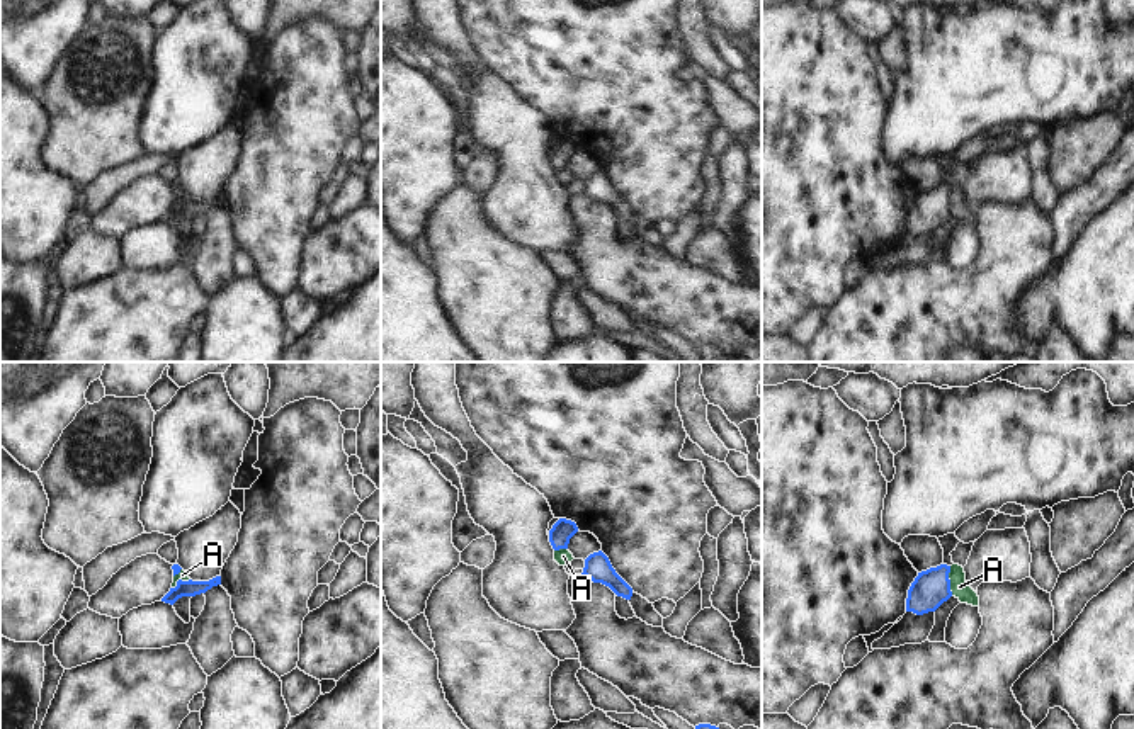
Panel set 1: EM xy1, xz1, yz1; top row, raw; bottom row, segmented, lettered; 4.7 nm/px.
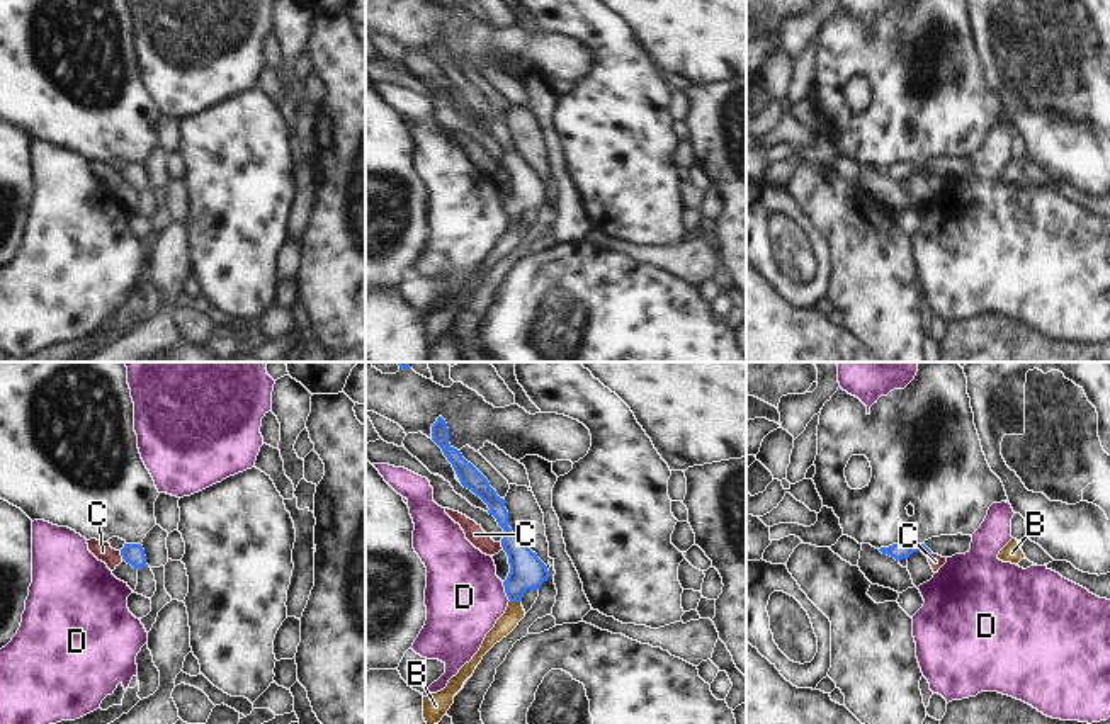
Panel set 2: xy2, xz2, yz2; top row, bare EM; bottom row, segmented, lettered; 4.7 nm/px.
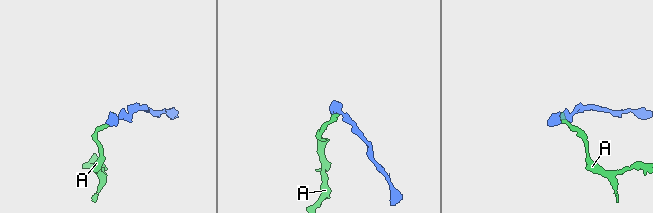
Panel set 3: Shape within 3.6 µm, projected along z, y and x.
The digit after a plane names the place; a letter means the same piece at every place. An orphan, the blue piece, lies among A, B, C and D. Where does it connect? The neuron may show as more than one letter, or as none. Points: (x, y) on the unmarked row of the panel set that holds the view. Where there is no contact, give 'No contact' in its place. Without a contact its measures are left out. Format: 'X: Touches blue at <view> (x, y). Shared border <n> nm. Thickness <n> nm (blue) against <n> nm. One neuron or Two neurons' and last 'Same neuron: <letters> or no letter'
A: Touches blue at yz1 (949, 201). Shared border 140 nm. Thickness 180 nm (blue) against 90 nm. Two neurons
B: Touches blue at xz2 (515, 220). Shared border 60 nm. Thickness 170 nm (blue) against 90 nm. One neuron
C: Touches blue at xy2 (121, 174). Shared border 40 nm. Thickness 100 nm (blue) against 90 nm. Two neurons
D: Touches blue at xz2 (505, 211). Shared border 100 nm. Thickness 170 nm (blue) against 360 nm. Two neurons
Same neuron: B

